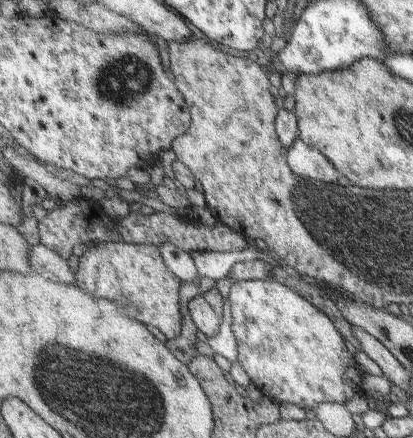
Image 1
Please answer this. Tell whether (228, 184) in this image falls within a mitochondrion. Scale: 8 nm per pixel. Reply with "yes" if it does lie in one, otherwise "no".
no

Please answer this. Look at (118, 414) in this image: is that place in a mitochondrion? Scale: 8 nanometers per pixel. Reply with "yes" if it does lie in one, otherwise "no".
yes

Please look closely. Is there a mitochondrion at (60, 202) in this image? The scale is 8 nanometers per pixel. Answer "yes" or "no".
no

